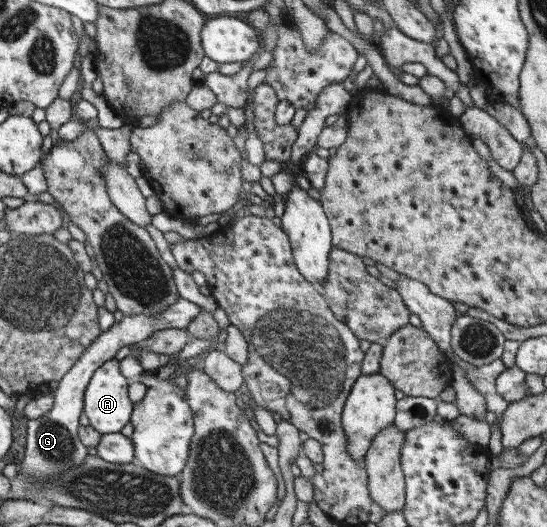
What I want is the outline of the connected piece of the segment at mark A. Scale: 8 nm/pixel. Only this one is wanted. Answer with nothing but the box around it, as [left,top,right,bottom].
[83,358,133,435]

